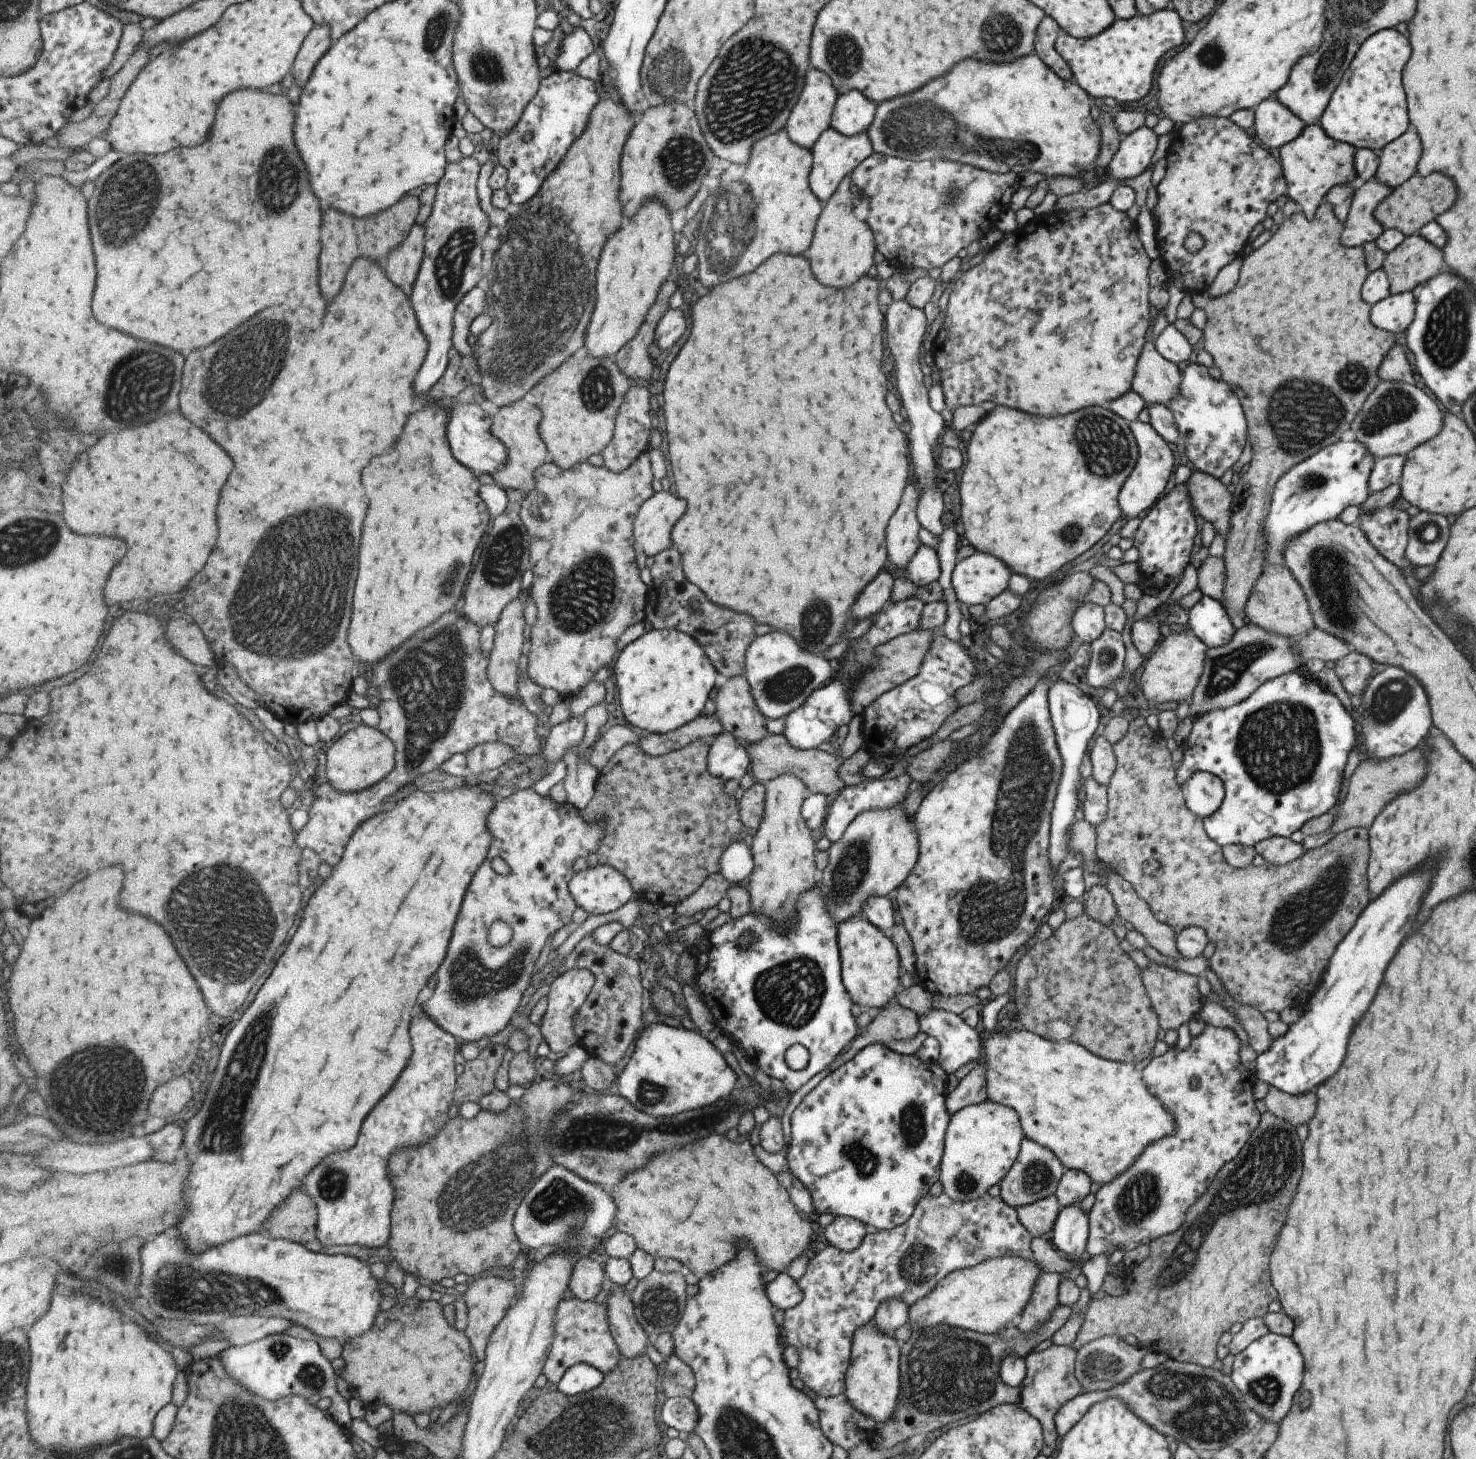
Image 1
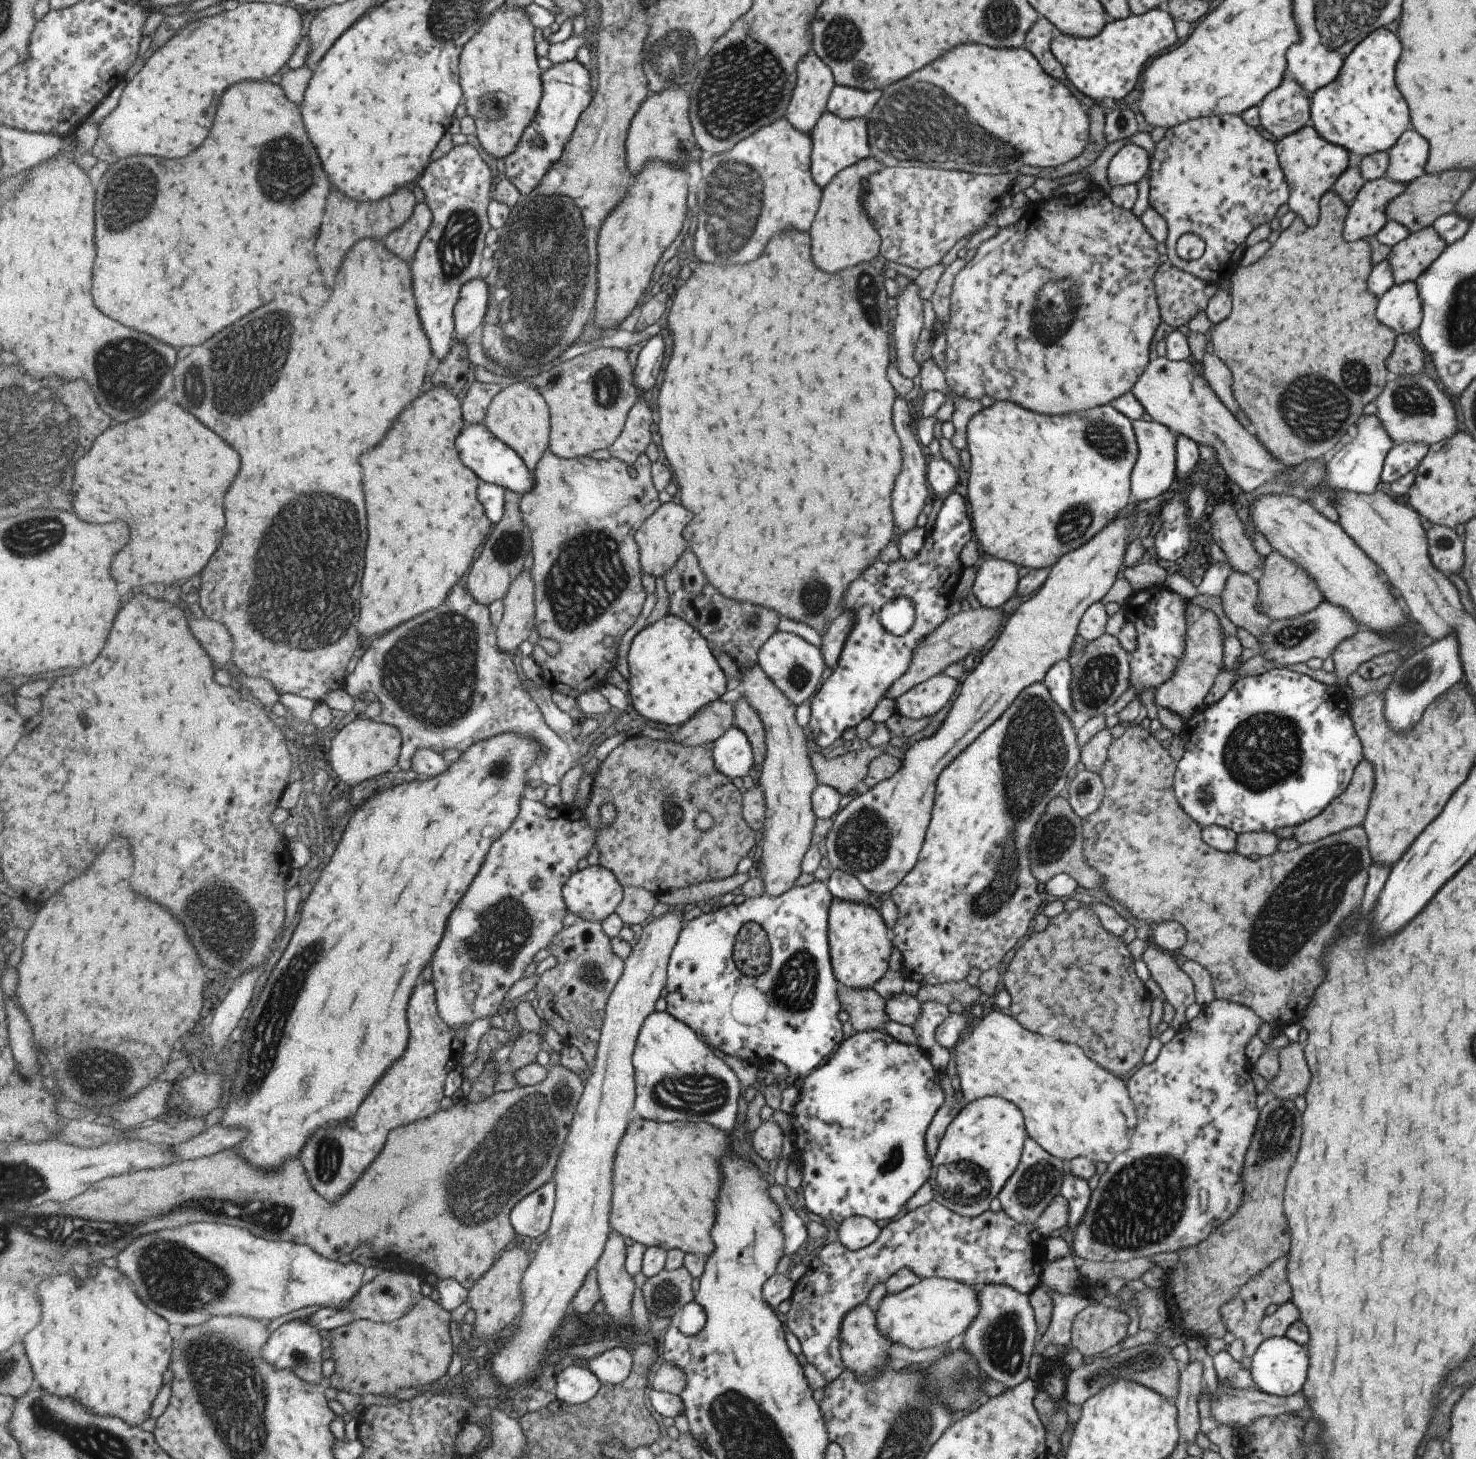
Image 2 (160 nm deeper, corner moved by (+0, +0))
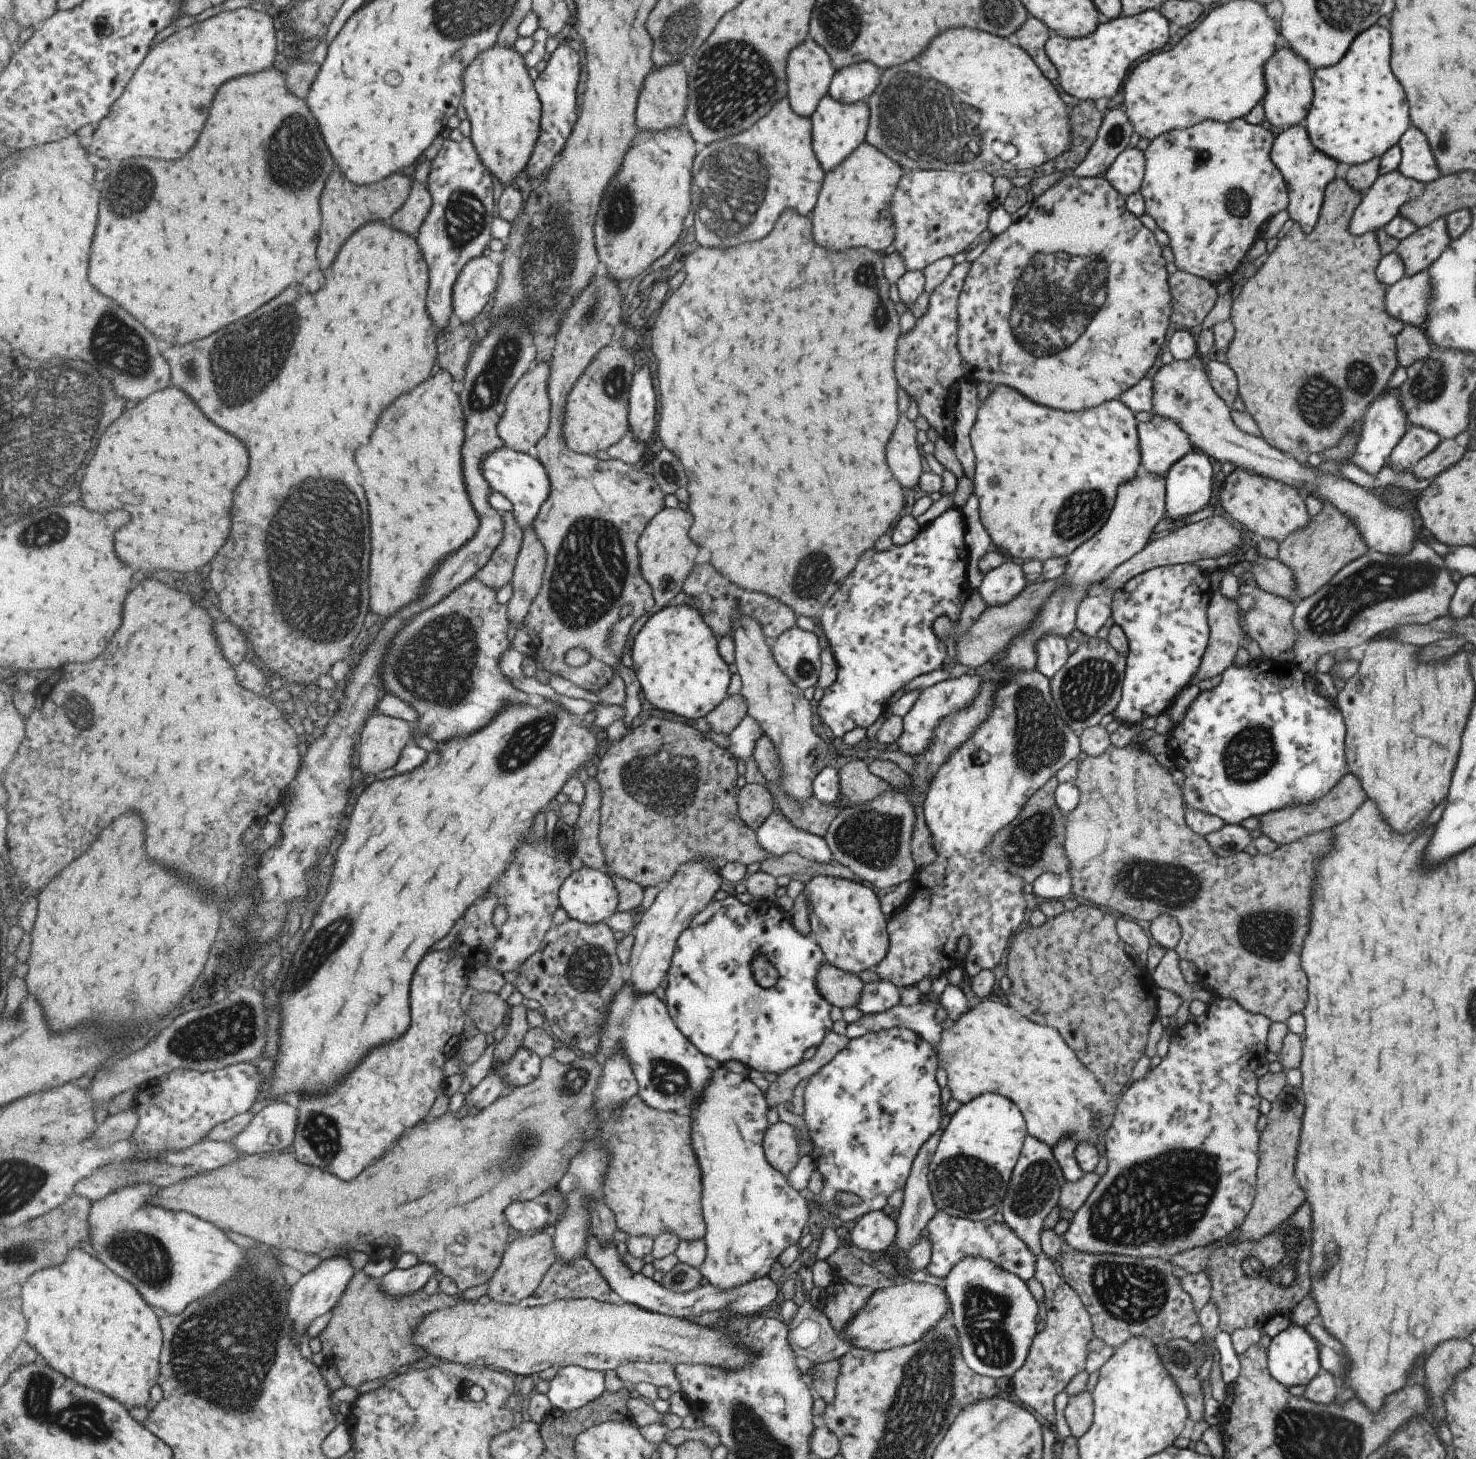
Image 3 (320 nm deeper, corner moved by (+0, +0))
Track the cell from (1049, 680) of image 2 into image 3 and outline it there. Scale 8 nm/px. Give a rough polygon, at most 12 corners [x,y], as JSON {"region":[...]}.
{"region":[[1046,632],[1034,644],[1036,669],[1048,679],[1069,652],[1065,637]]}

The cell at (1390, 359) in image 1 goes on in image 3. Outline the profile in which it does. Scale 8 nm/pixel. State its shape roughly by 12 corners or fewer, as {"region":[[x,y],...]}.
{"region":[[1419,327],[1395,337],[1396,361],[1407,368],[1432,348]]}

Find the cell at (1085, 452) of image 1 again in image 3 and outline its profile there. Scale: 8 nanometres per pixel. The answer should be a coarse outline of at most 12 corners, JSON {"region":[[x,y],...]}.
{"region":[[1005,385],[978,406],[972,491],[995,548],[1067,557],[1140,469],[1120,400]]}

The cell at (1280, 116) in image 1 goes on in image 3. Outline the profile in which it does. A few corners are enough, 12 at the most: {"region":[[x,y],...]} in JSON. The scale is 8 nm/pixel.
{"region":[[1280,41],[1260,103],[1275,128],[1302,124],[1313,72]]}

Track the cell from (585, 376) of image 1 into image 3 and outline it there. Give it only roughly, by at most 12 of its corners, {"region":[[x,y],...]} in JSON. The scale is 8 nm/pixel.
{"region":[[605,347],[569,393],[564,435],[578,453],[630,430],[633,351]]}

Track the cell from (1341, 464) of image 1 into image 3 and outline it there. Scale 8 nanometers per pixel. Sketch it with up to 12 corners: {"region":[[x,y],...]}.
{"region":[[1399,389],[1365,408],[1349,462],[1375,474],[1407,426]]}

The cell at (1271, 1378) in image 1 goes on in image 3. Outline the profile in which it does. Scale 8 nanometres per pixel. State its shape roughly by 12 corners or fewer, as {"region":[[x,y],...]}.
{"region":[[1289,1325],[1266,1347],[1269,1374],[1287,1388],[1320,1370],[1317,1341]]}

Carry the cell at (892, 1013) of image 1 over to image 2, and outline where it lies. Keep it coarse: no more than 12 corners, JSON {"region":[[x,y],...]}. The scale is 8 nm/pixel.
{"region":[[837,983],[837,1000],[853,1030],[884,1032],[885,999],[872,988]]}

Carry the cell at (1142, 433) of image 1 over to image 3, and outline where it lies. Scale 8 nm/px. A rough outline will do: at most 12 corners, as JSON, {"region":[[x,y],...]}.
{"region":[[1174,420],[1137,424],[1140,464],[1164,476],[1192,450]]}

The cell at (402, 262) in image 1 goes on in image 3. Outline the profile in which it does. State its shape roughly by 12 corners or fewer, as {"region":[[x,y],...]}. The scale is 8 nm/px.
{"region":[[413,181],[397,230],[417,234],[433,203],[428,185]]}

